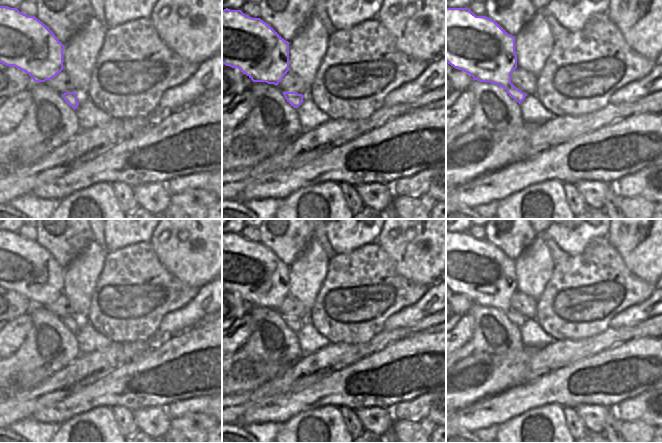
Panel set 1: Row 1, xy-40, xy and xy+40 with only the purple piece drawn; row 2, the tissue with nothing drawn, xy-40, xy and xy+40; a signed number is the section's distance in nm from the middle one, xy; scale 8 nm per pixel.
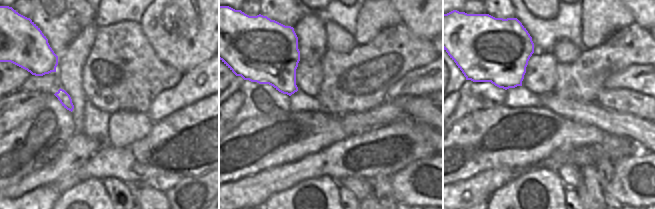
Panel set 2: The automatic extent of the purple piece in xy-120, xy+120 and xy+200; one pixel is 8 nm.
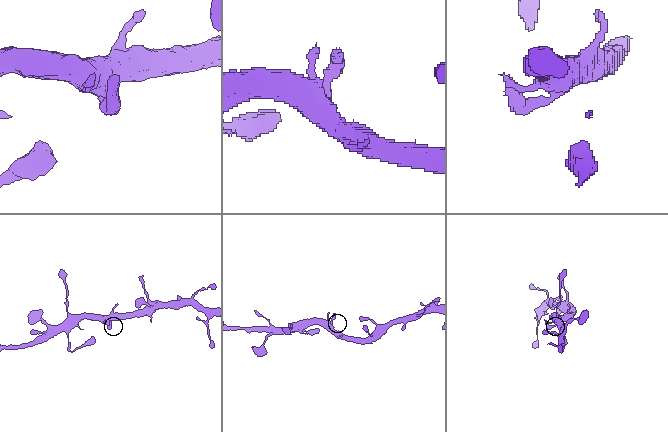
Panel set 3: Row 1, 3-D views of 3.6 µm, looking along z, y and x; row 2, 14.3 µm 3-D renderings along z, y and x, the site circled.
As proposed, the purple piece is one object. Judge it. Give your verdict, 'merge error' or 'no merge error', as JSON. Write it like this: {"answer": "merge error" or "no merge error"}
{"answer": "no merge error"}

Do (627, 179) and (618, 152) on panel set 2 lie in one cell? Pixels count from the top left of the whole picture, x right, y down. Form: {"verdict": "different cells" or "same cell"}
{"verdict": "different cells"}

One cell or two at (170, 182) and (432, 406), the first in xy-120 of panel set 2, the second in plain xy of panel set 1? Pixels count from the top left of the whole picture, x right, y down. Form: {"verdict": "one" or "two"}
{"verdict": "one"}

